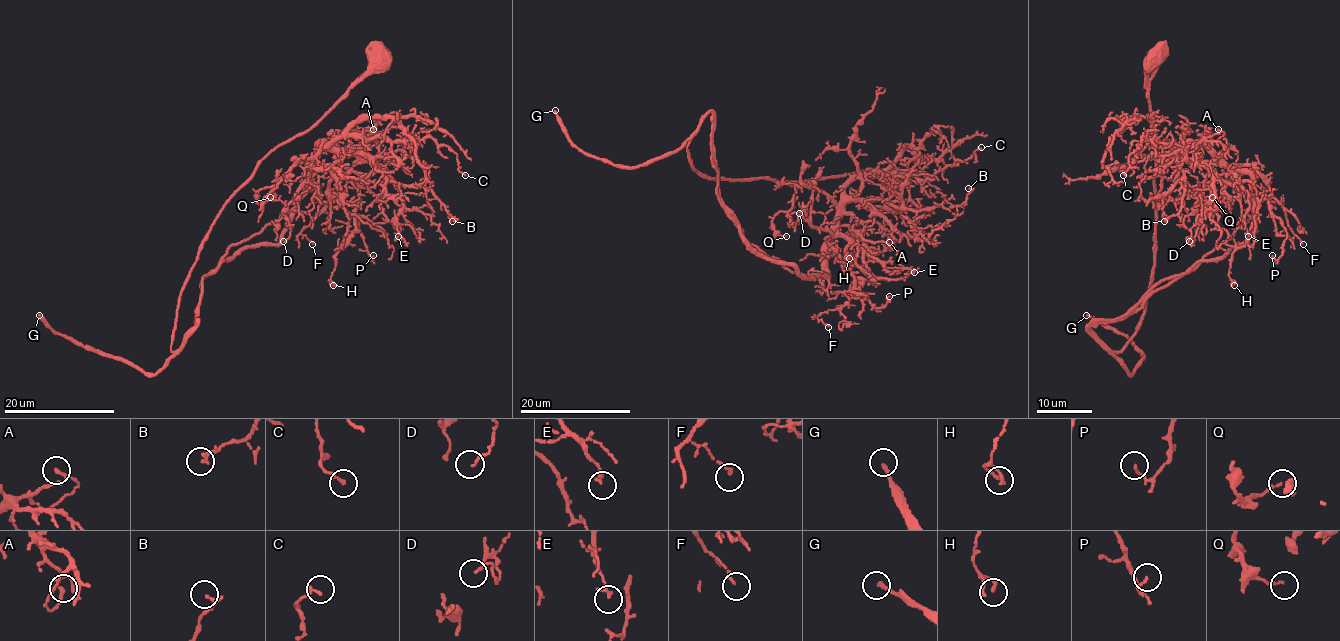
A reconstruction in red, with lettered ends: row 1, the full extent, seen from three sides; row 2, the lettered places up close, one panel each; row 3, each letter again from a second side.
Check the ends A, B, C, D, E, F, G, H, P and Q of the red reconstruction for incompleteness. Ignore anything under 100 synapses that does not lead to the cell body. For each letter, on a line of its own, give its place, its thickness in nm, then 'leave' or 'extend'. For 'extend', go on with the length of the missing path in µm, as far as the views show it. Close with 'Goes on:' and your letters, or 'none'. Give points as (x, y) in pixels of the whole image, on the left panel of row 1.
A: at (373, 129); 180 nm thick; leave
B: at (452, 221); 190 nm thick; leave
C: at (465, 175); 160 nm thick; leave
D: at (283, 241); 120 nm thick; leave
E: at (398, 236); 200 nm thick; leave
F: at (312, 244); 130 nm thick; leave
G: at (39, 315); 200 nm thick; extend; about 110 µm are missing
H: at (333, 285); 130 nm thick; leave
P: at (373, 255); 120 nm thick; leave
Q: at (270, 197); 110 nm thick; leave
Goes on: G

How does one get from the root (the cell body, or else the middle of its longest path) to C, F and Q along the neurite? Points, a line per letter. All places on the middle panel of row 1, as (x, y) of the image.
C: (895, 181), (711, 179), (686, 145), (711, 113), (718, 200), (803, 277), (852, 181), (981, 147)
F: (895, 181), (711, 179), (688, 140), (711, 113), (746, 242), (861, 281), (828, 327)
Q: (895, 181), (711, 179), (686, 149), (707, 114), (746, 242), (824, 275), (836, 206), (799, 186), (786, 236)

